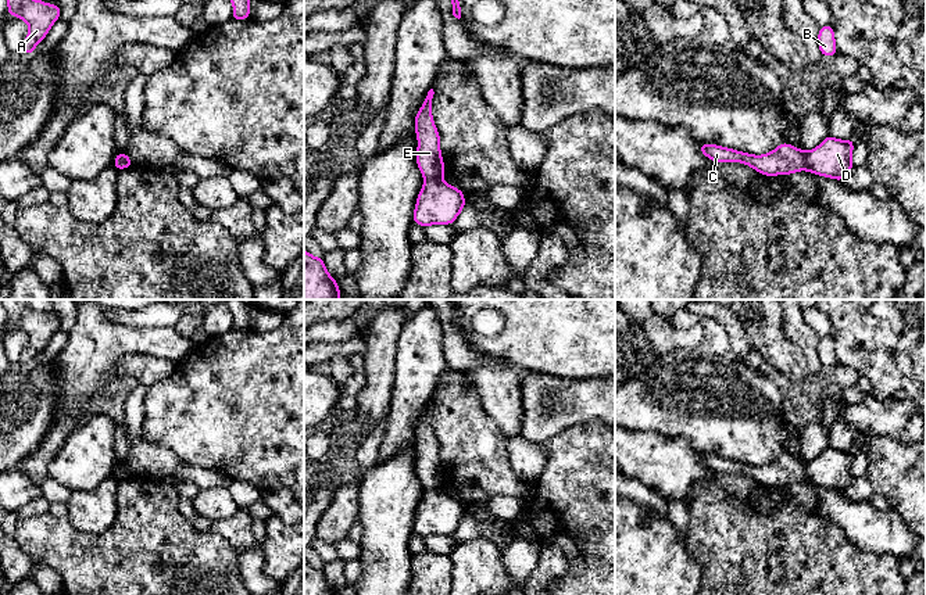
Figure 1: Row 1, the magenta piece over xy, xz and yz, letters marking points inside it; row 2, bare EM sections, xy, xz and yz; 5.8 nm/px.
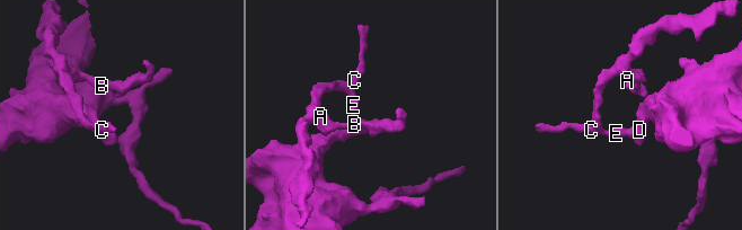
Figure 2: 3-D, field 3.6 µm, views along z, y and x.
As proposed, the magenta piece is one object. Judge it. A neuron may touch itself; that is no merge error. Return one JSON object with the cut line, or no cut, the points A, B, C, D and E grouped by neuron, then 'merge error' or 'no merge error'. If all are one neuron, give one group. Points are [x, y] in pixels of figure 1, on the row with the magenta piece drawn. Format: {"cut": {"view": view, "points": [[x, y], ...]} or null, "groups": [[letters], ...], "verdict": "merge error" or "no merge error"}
{"cut": {"view": "yz", "points": [[804, 151], [805, 168]]}, "groups": [["A", "B", "C", "E"], ["D"]], "verdict": "merge error"}

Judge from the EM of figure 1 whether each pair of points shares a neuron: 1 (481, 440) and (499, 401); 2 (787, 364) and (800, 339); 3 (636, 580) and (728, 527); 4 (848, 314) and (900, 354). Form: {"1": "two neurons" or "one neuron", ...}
{"1": "two neurons", "2": "two neurons", "3": "two neurons", "4": "one neuron"}

